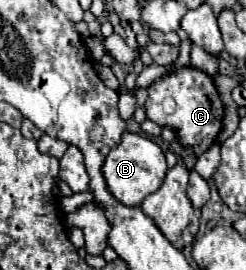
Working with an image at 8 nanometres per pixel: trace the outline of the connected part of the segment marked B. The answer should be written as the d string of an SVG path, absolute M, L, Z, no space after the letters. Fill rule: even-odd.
M125 132L121 138L121 144L105 156L101 172L107 182L107 190L121 204L133 208L133 206L141 206L145 196L157 192L161 188L165 174L167 174L167 162L165 162L163 150L153 140L149 140L147 136L141 136L141 134Z

